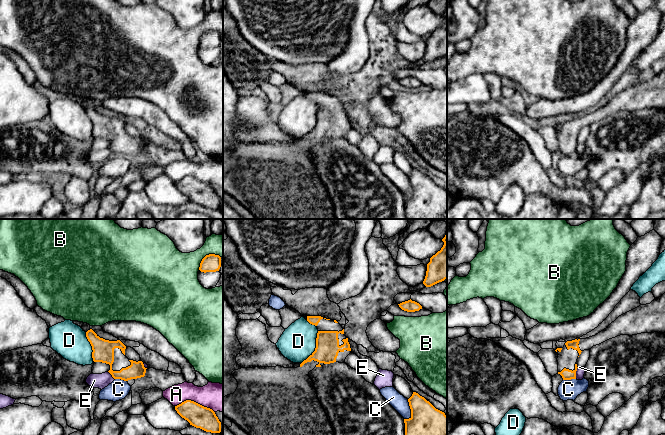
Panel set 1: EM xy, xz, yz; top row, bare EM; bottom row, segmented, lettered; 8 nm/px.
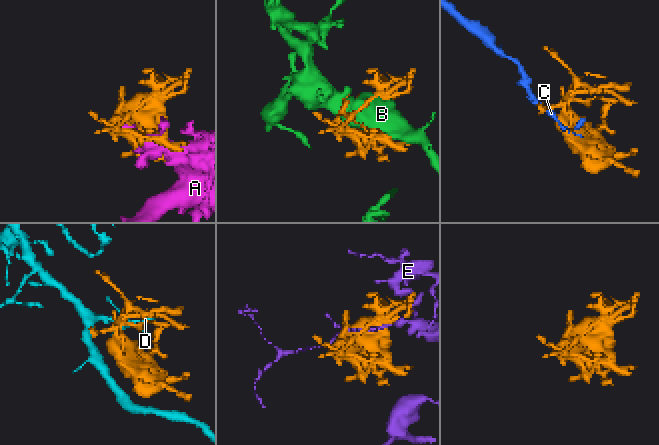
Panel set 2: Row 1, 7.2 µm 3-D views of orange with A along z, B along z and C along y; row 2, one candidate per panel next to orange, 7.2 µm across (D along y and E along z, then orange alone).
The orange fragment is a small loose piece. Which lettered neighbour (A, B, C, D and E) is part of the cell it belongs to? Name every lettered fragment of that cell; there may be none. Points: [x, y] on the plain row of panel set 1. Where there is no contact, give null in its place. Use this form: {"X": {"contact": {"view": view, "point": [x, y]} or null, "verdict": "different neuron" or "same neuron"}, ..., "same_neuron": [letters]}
{"A": {"contact": {"view": "xy", "point": [195, 178]}, "verdict": "different neuron"}, "B": {"contact": {"view": "xy", "point": [206, 31]}, "verdict": "different neuron"}, "C": {"contact": {"view": "xz", "point": [411, 187]}, "verdict": "different neuron"}, "D": {"contact": {"view": "xz", "point": [316, 123]}, "verdict": "different neuron"}, "E": {"contact": {"view": "yz", "point": [575, 149]}, "verdict": "different neuron"}, "same_neuron": []}

